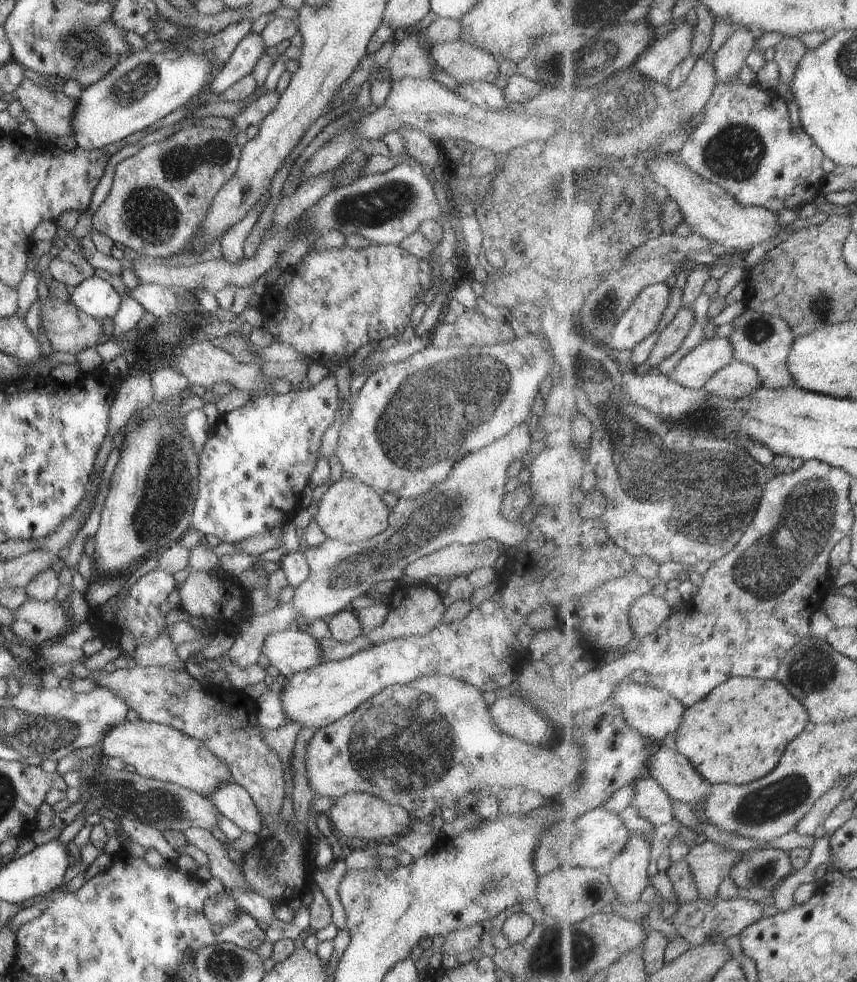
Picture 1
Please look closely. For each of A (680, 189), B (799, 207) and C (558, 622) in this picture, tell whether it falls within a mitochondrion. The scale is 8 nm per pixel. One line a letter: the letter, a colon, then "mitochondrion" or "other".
A: other
B: other
C: other

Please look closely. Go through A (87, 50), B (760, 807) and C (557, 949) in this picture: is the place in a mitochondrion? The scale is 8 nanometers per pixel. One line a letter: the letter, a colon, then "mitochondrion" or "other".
A: mitochondrion
B: mitochondrion
C: mitochondrion

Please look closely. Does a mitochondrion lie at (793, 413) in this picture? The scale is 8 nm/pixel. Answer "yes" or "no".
no

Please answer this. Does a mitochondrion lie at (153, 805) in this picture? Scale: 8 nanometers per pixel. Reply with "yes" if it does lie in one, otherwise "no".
yes

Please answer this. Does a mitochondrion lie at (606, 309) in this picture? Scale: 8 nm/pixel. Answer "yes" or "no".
yes

